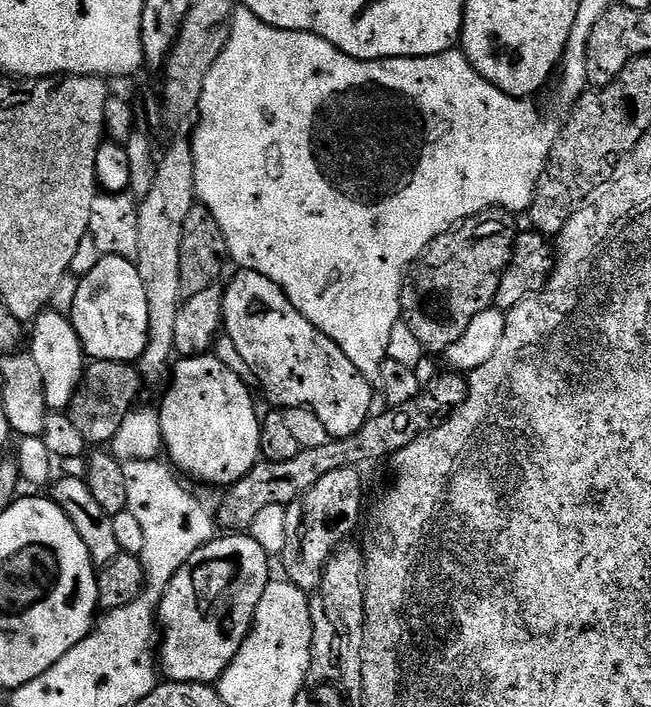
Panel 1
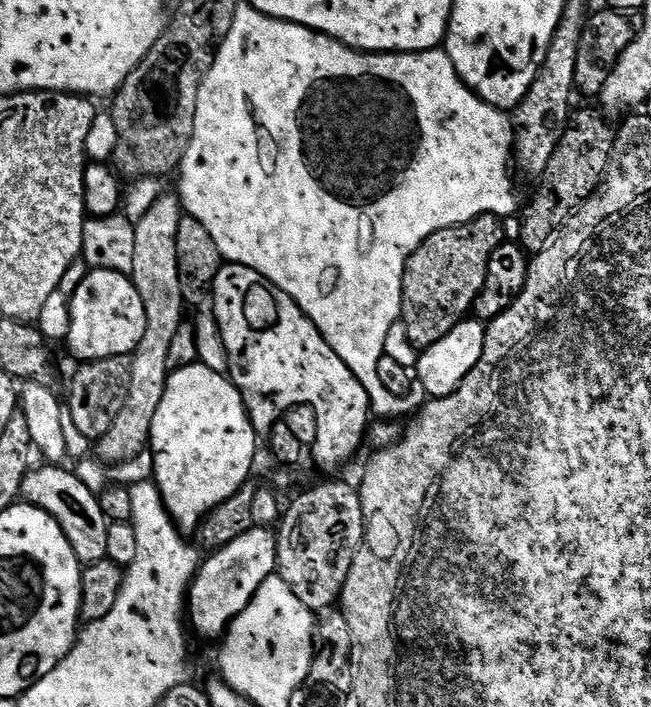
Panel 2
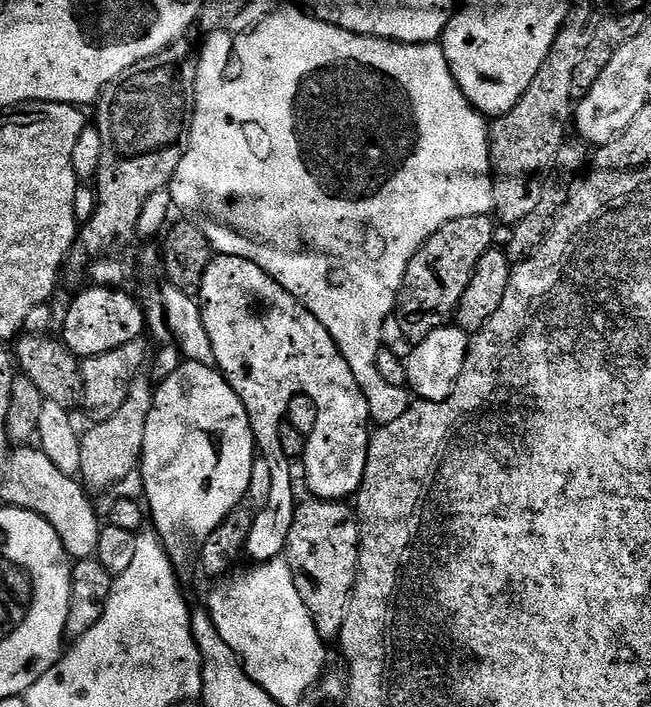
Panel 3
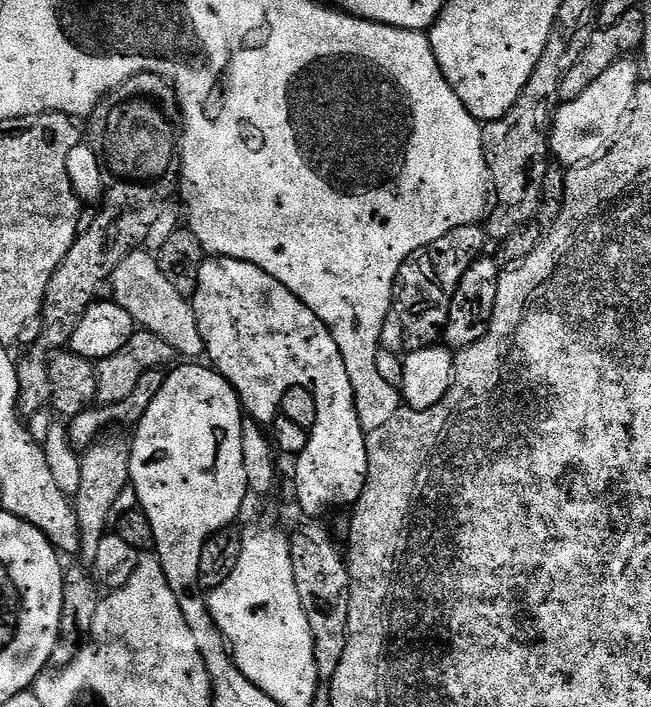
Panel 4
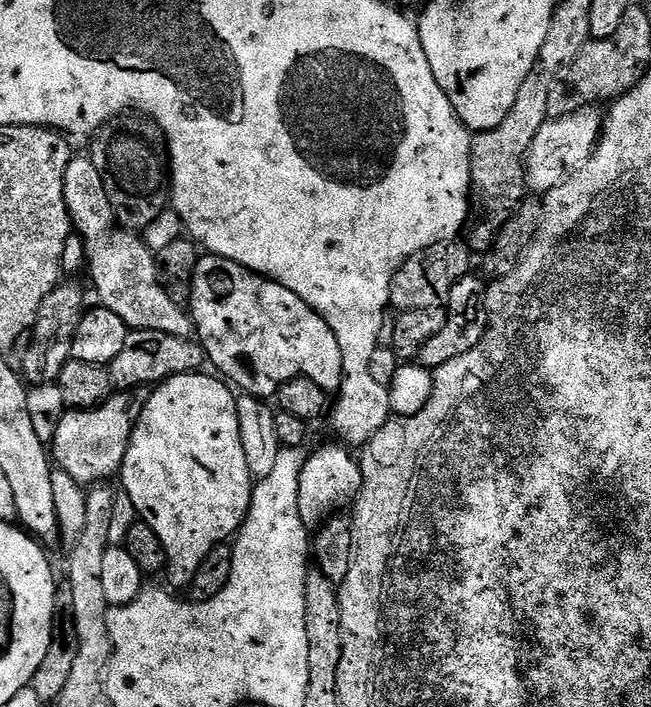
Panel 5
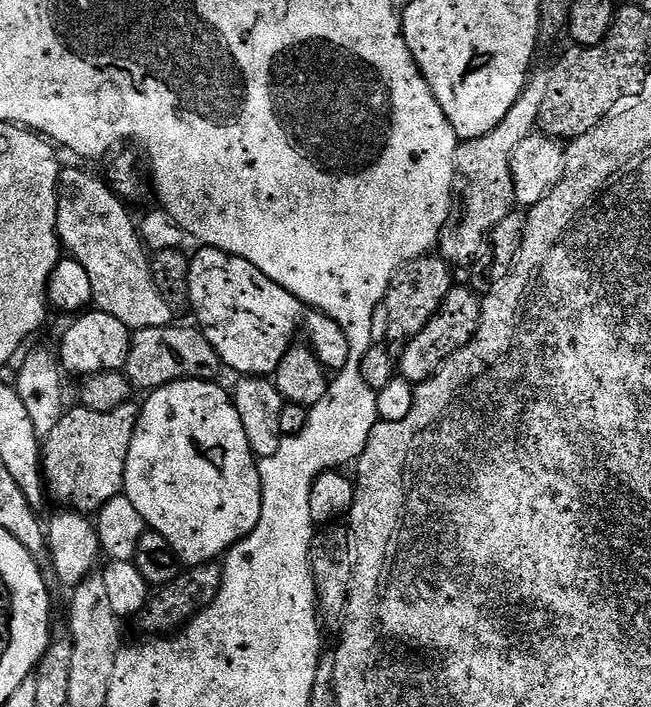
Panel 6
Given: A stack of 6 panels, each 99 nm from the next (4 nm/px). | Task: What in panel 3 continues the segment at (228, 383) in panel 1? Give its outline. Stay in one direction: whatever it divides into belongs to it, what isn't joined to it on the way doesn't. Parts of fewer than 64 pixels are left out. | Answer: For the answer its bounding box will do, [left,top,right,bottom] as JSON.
[139,360,258,582]

